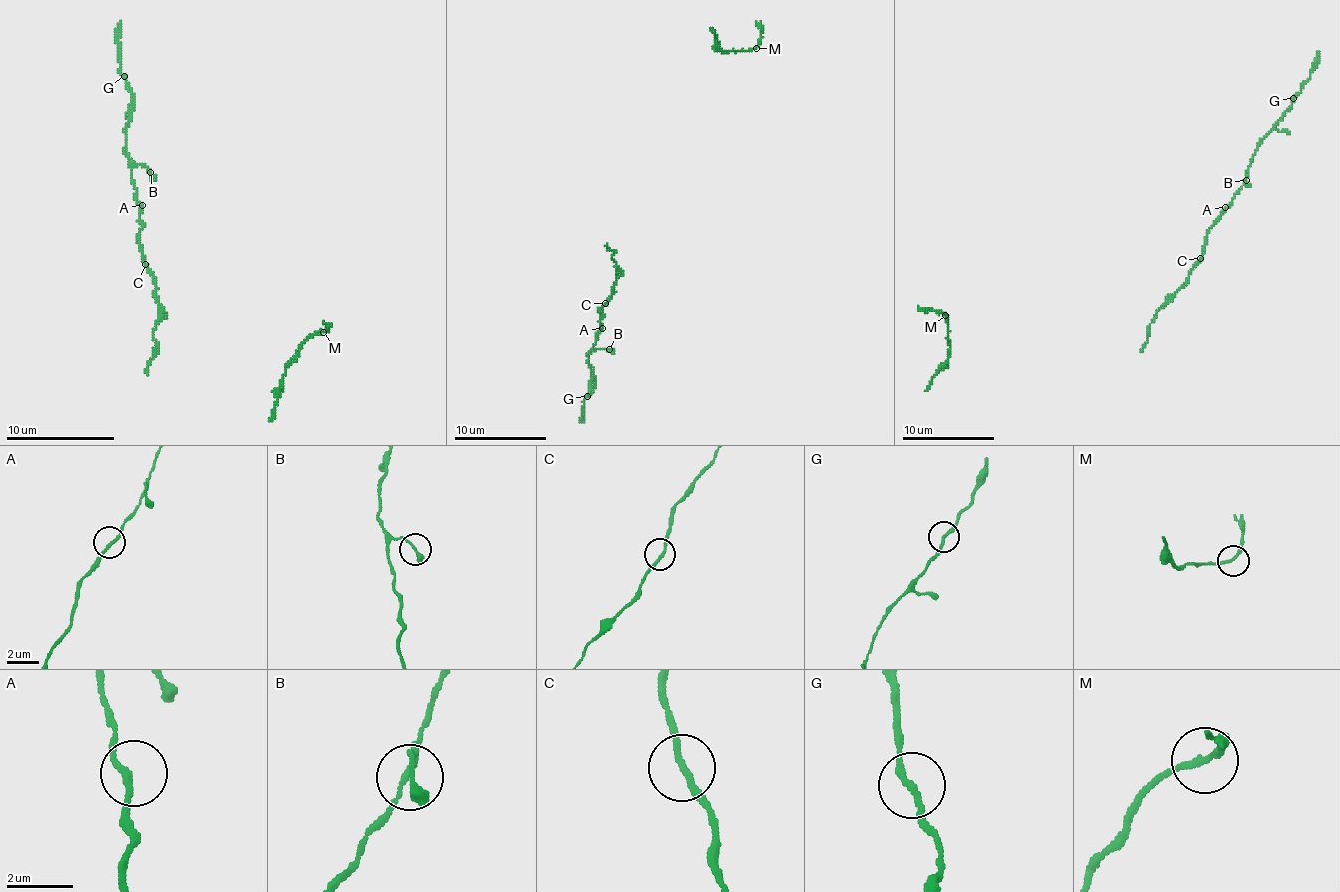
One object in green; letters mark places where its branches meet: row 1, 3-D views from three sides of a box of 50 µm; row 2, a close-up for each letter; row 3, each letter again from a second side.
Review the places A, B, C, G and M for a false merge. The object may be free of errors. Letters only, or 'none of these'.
none of these

